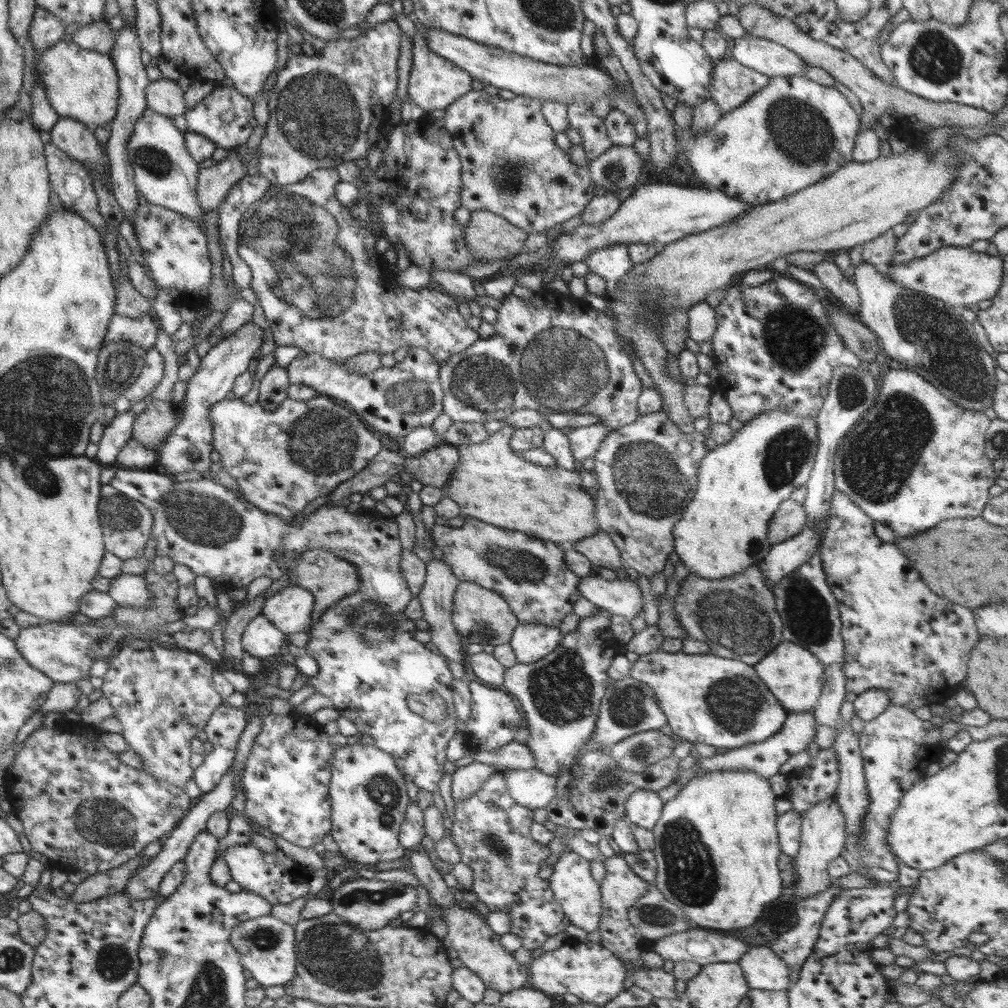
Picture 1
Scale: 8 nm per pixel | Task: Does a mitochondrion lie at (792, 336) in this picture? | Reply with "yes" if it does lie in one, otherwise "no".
yes

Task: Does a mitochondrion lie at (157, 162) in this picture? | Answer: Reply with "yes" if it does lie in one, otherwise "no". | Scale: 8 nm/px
yes

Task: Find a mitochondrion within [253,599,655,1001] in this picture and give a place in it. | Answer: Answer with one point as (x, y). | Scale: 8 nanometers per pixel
(337, 957)

